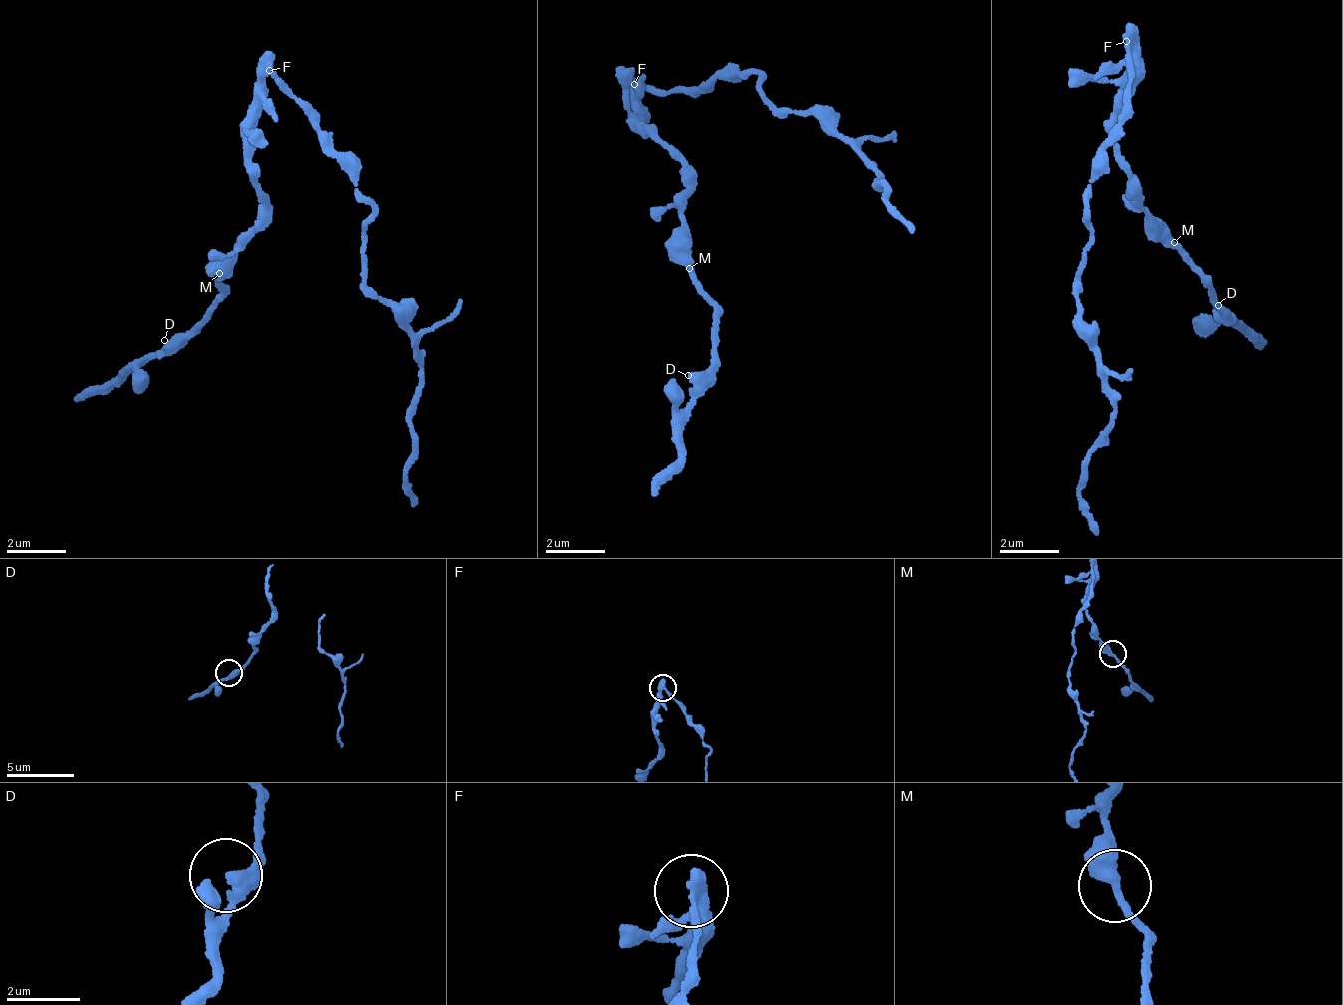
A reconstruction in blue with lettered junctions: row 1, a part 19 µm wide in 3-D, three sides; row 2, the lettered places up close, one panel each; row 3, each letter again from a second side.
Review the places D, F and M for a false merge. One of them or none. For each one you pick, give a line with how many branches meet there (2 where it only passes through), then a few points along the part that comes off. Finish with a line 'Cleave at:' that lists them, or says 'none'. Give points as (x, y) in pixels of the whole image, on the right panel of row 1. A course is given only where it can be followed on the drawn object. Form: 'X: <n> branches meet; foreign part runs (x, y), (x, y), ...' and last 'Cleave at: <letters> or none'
F: 2 branches meet; foreign part runs (1127, 41), (1134, 78), (1086, 212), (1081, 275), (1086, 327), (1117, 408), (1081, 486), (1100, 535)
Cleave at: F

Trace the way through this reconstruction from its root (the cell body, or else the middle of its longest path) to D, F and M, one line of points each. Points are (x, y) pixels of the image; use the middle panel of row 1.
D: (654, 95), (643, 125), (686, 184), (692, 272), (713, 317), (707, 368), (688, 375)
F: (654, 95), (633, 87)
M: (654, 95), (643, 120), (648, 127), (643, 125), (672, 156), (686, 184), (682, 220), (694, 257), (689, 268)

